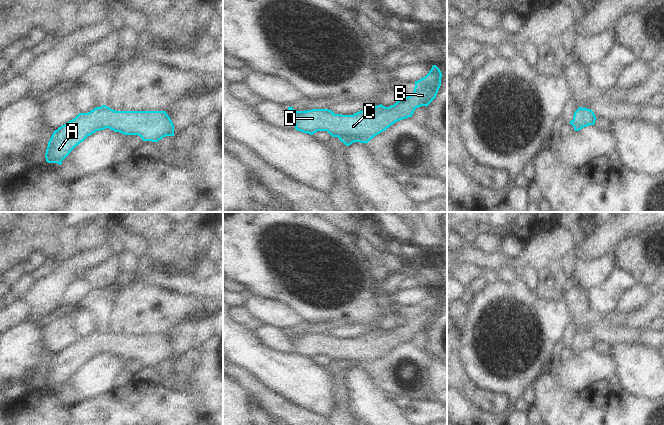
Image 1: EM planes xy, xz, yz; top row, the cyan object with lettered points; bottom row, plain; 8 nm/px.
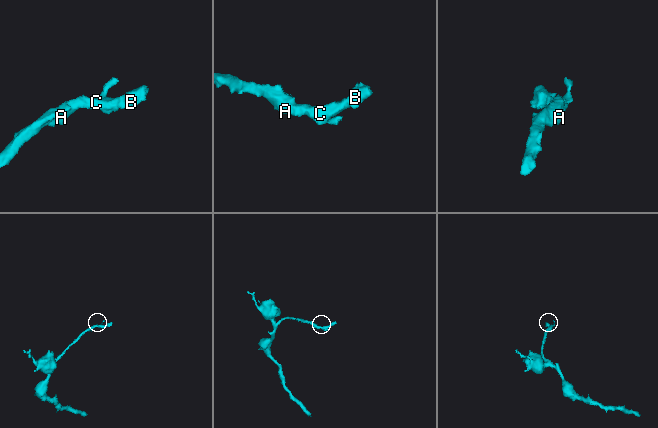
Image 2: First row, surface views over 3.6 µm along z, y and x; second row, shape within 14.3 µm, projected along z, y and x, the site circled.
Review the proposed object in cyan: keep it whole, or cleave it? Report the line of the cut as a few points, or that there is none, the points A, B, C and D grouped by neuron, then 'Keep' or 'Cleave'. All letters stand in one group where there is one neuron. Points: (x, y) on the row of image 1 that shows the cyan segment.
No split. Groups: A B C D. Keep

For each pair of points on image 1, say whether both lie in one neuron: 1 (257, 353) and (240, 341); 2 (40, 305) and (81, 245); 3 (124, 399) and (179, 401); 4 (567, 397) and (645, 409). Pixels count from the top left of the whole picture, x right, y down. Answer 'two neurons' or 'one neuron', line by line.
1: one neuron
2: two neurons
3: one neuron
4: one neuron

